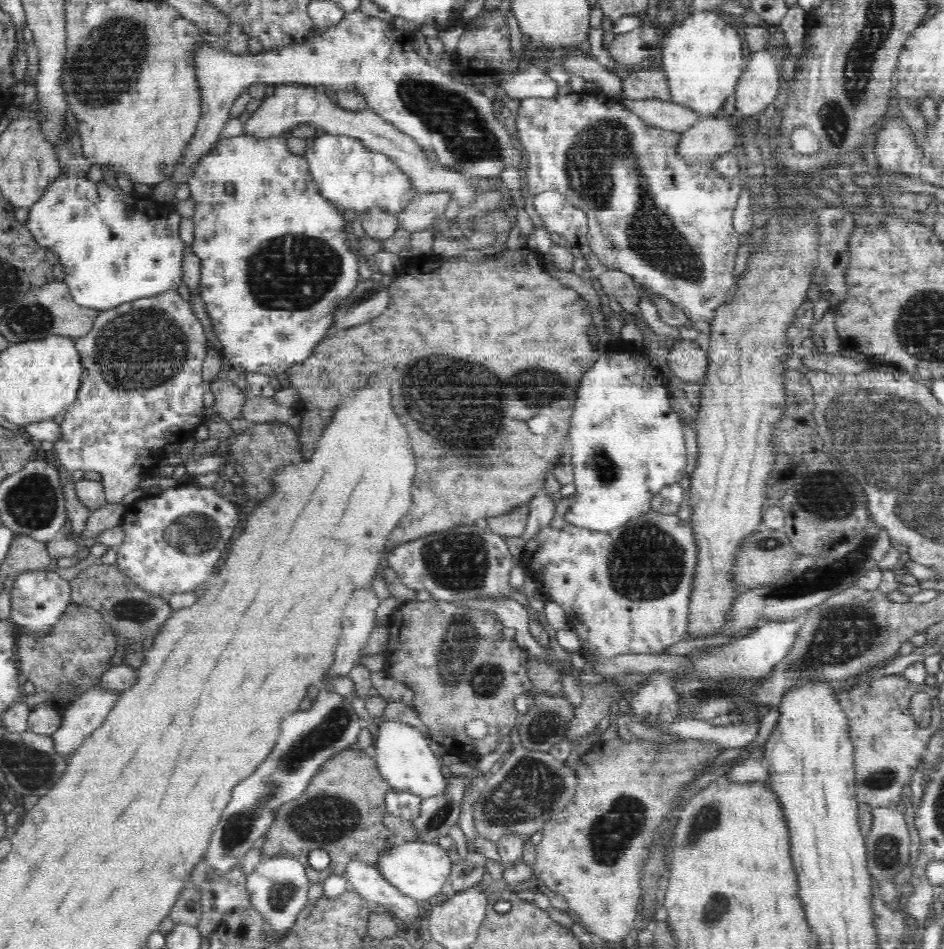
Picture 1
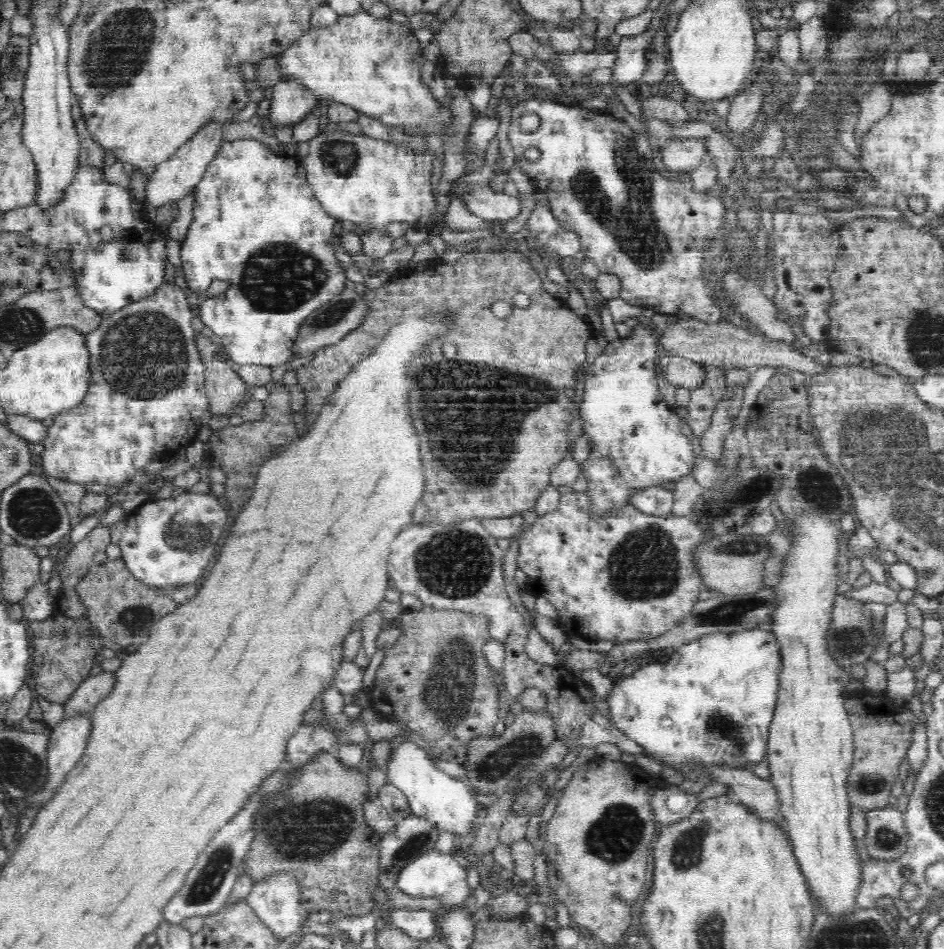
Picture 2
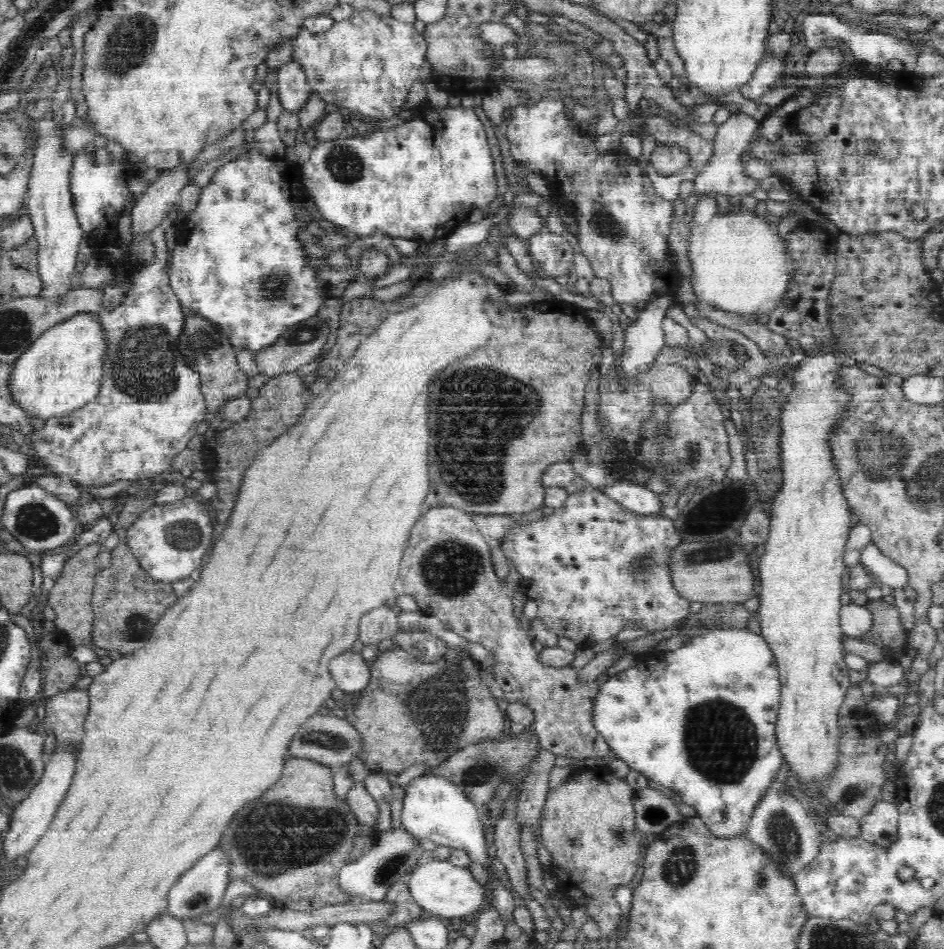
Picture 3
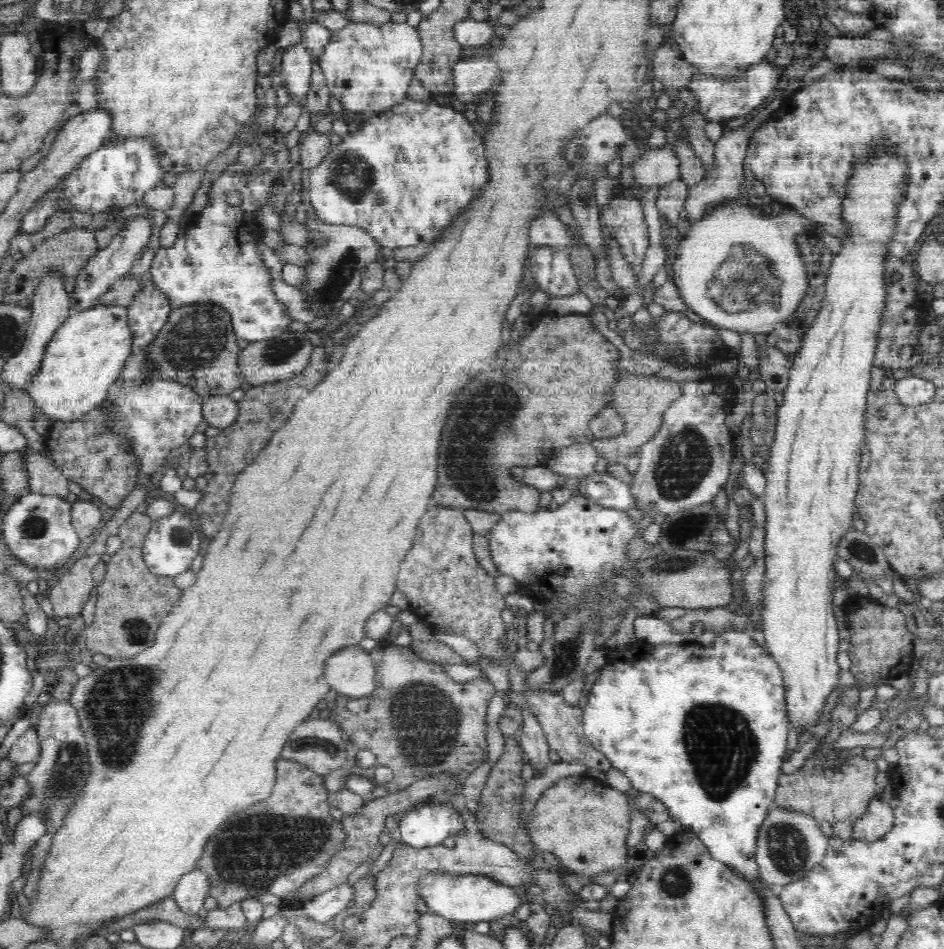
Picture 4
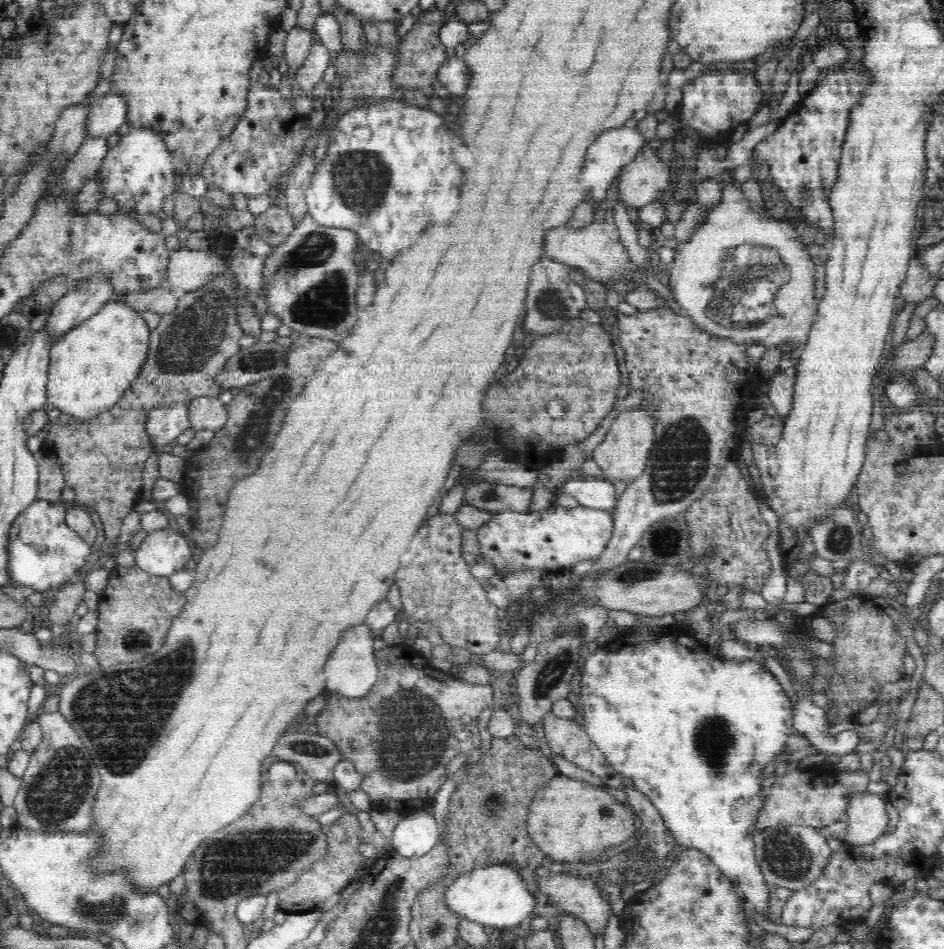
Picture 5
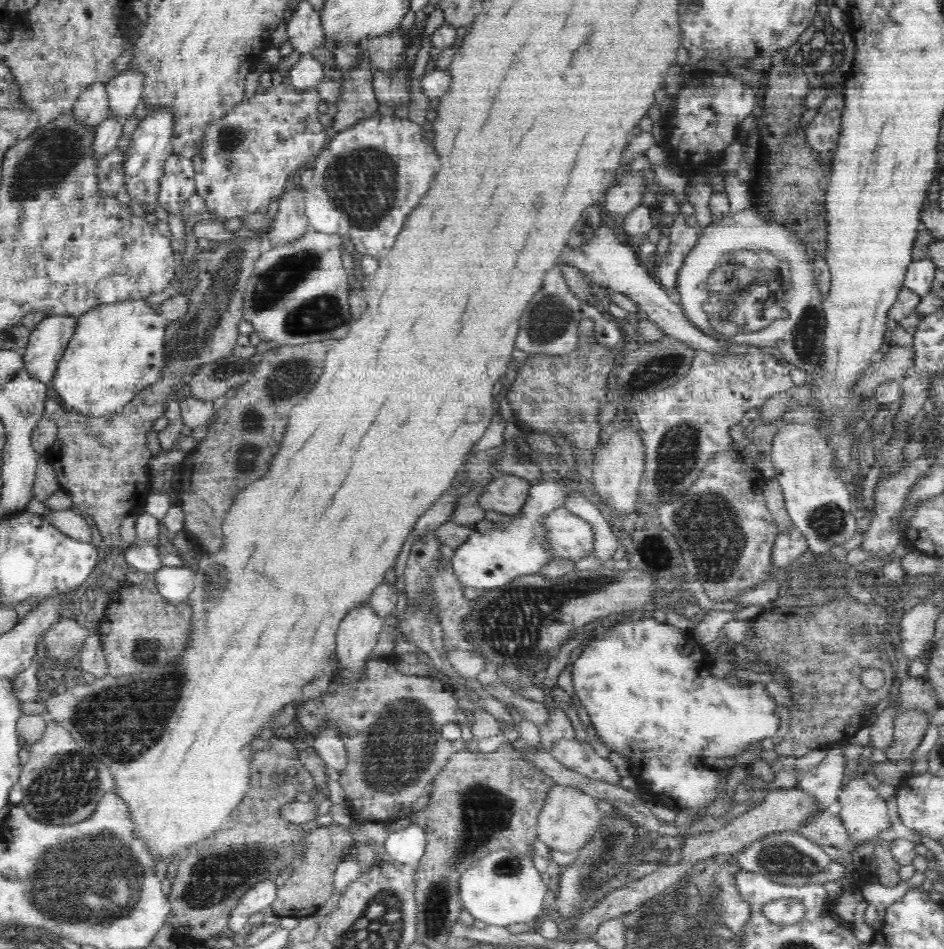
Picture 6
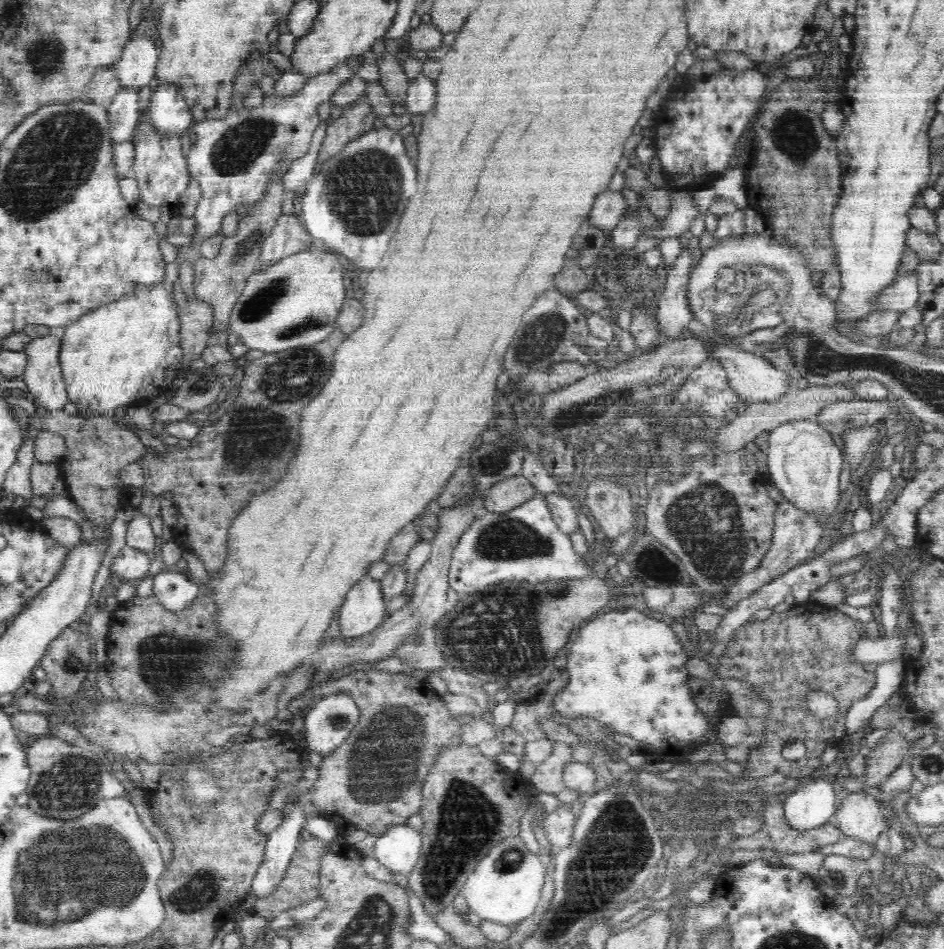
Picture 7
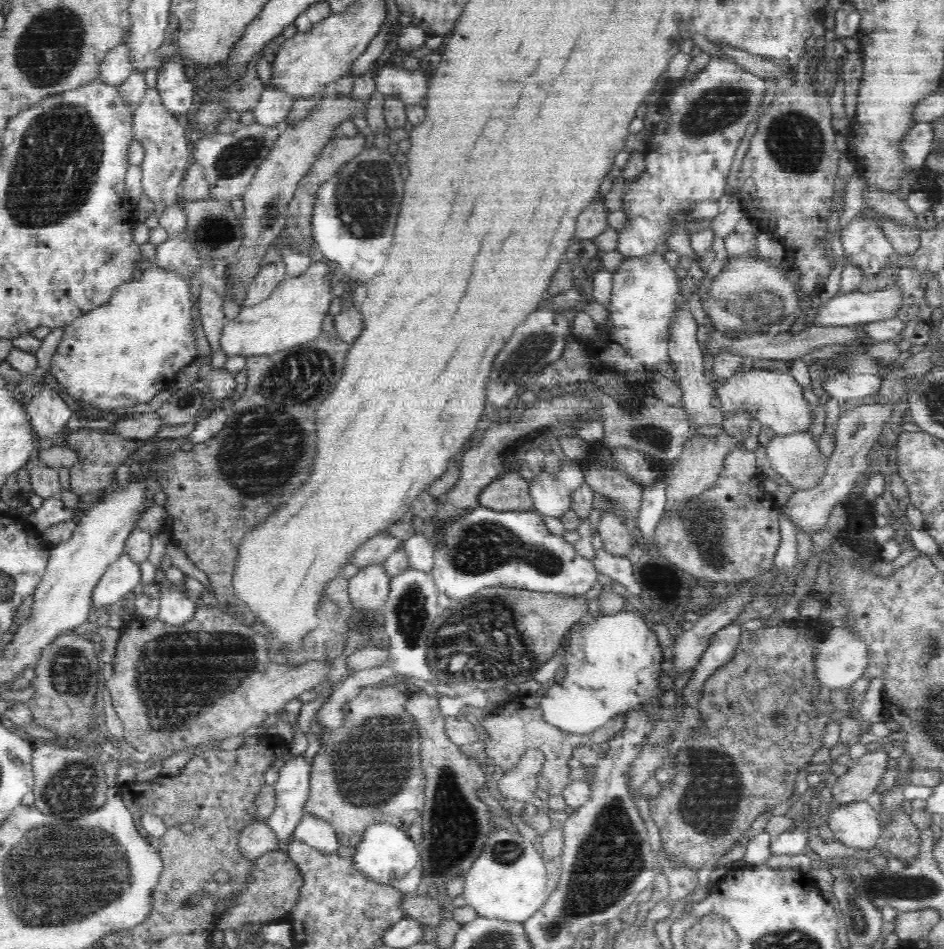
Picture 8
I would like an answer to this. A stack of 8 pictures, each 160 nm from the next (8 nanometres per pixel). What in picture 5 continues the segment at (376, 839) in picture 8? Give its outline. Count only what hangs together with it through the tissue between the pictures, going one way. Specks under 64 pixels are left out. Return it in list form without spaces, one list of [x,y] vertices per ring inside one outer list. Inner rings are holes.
[[[426,811],[404,815],[391,837],[391,851],[408,858],[428,854],[439,843],[440,829],[436,820]]]

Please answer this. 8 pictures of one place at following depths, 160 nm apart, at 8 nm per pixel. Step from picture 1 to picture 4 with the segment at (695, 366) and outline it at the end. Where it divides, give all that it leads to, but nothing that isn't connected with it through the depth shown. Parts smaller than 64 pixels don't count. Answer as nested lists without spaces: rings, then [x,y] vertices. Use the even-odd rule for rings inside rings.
[[[616,364],[614,367],[618,369],[618,382],[616,382],[613,387],[613,407],[624,421],[624,431],[621,434],[608,438],[596,439],[593,437],[590,443],[597,451],[598,457],[606,459],[610,464],[618,463],[626,465],[628,459],[633,456],[633,454],[639,455],[641,447],[643,446],[642,444],[646,444],[648,440],[652,440],[657,429],[661,426],[665,410],[682,394],[682,391],[679,387],[680,382],[658,379],[655,377],[655,374],[650,374],[649,376],[630,374],[620,364]]]

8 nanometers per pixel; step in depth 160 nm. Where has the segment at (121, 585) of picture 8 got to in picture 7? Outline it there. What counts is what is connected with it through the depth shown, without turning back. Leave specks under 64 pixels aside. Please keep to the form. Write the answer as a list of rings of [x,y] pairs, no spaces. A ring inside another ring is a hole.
[[[125,545],[113,559],[110,581],[117,585],[127,581],[137,583],[140,579],[149,576],[150,562],[146,552]]]

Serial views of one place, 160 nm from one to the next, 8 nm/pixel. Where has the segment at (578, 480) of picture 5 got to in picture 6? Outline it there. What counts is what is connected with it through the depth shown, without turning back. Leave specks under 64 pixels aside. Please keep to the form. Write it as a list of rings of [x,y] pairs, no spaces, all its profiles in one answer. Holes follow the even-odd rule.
[[[551,476],[543,478],[538,484],[531,485],[527,502],[524,503],[520,516],[512,518],[512,522],[498,522],[500,528],[494,532],[480,534],[480,531],[473,530],[472,534],[457,549],[451,551],[456,577],[468,588],[493,589],[503,587],[511,582],[512,579],[518,579],[528,574],[536,574],[540,568],[544,568],[548,562],[552,562],[553,556],[541,546],[545,542],[544,517],[555,508],[564,507],[565,500],[572,491],[580,491],[576,482],[566,479],[563,476]]]

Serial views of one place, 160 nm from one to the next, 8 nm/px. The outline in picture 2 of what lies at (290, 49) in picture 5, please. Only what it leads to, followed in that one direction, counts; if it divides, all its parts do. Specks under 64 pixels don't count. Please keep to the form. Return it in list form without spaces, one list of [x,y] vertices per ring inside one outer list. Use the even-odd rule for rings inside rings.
[[[281,79],[273,86],[267,115],[272,121],[272,132],[299,123],[316,108],[316,104],[316,95],[308,87],[294,79]]]

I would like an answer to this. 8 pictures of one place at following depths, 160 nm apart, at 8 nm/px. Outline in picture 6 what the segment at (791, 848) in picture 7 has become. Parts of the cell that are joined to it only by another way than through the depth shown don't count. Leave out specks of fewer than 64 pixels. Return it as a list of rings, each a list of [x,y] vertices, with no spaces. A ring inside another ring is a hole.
[[[837,804],[828,807],[828,812],[822,812],[816,820],[800,826],[800,828],[788,829],[787,832],[797,832],[804,838],[814,841],[820,846],[843,847],[849,844],[849,836],[844,823],[839,818],[841,807]]]

